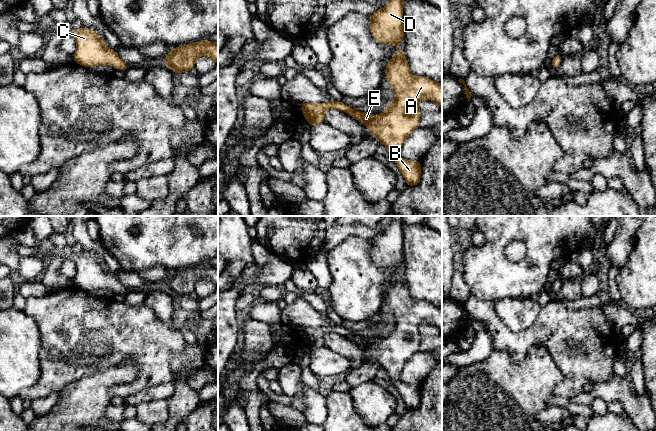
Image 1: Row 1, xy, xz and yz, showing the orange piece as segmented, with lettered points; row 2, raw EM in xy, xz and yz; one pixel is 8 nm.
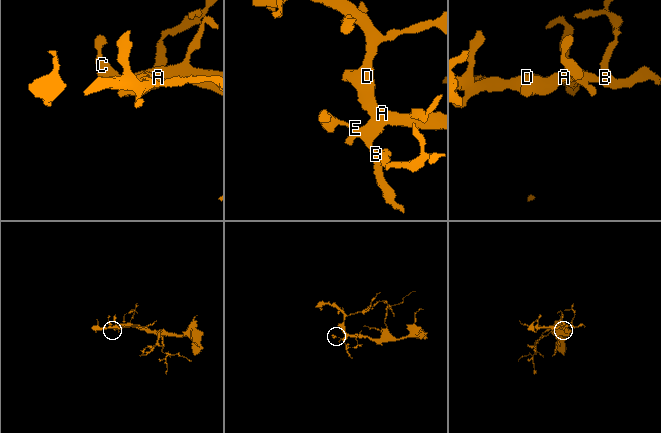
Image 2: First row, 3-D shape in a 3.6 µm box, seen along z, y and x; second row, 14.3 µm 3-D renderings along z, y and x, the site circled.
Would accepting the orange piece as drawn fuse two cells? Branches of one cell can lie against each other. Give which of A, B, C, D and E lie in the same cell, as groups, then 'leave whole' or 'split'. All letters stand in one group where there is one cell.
A B C D E | leave whole

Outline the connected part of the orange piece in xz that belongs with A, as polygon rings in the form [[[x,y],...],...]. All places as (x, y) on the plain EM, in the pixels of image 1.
[[[391,216],[392,221],[388,228],[370,239],[370,255],[376,266],[383,269],[394,268],[397,271],[396,280],[388,285],[385,295],[385,304],[387,304],[396,318],[396,321],[385,332],[380,339],[369,339],[366,336],[358,336],[352,334],[348,329],[341,325],[330,325],[327,327],[304,327],[301,328],[301,333],[304,342],[310,350],[317,350],[324,347],[324,336],[328,333],[335,332],[345,337],[350,338],[356,344],[365,348],[370,358],[377,362],[381,368],[385,369],[390,380],[395,383],[400,397],[406,404],[407,410],[415,410],[421,402],[421,386],[409,385],[402,383],[399,380],[399,373],[406,362],[417,352],[419,352],[421,334],[419,326],[426,322],[436,326],[442,333],[442,308],[436,307],[431,303],[423,300],[414,301],[410,294],[409,288],[402,274],[399,273],[400,266],[405,262],[403,251],[403,229],[404,223],[401,216]]]

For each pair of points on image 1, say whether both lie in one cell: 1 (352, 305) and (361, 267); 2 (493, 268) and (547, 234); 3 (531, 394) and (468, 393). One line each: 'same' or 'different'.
1: same
2: same
3: same

